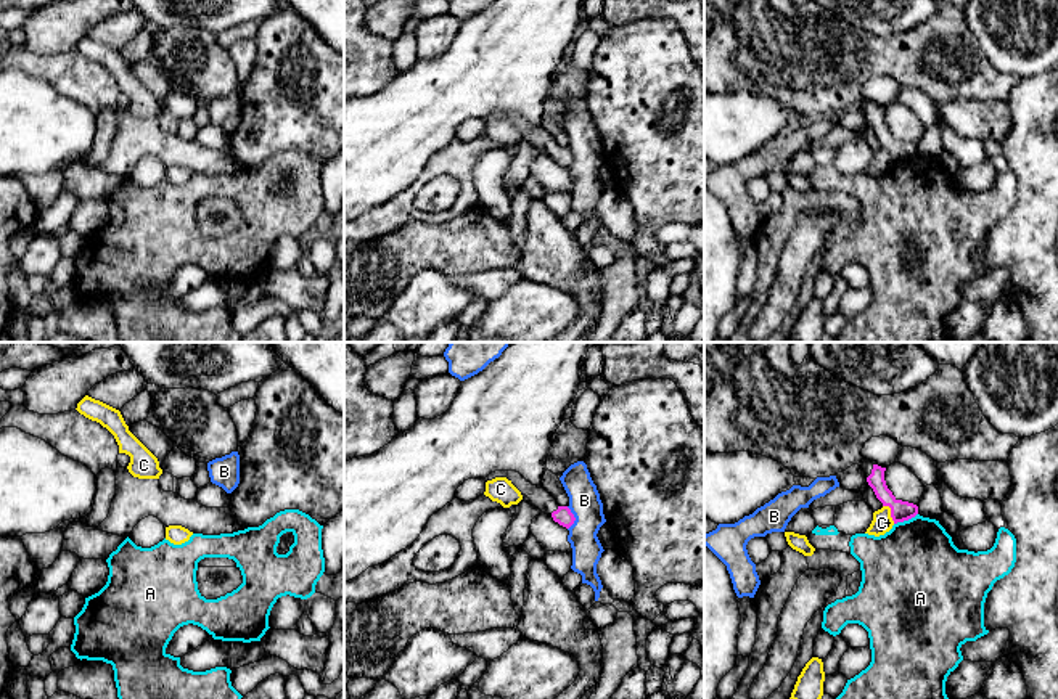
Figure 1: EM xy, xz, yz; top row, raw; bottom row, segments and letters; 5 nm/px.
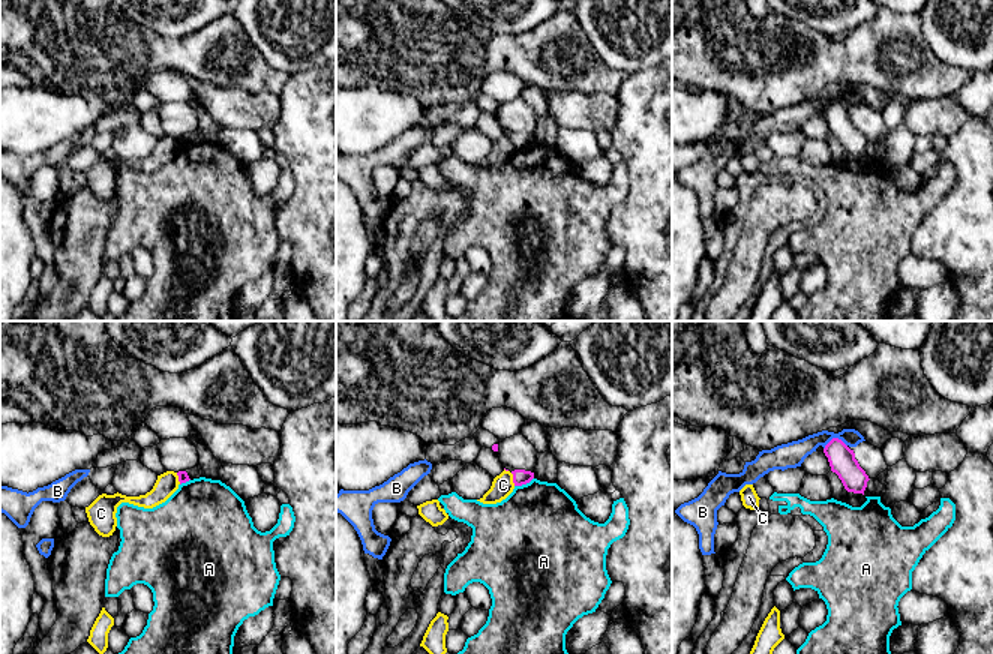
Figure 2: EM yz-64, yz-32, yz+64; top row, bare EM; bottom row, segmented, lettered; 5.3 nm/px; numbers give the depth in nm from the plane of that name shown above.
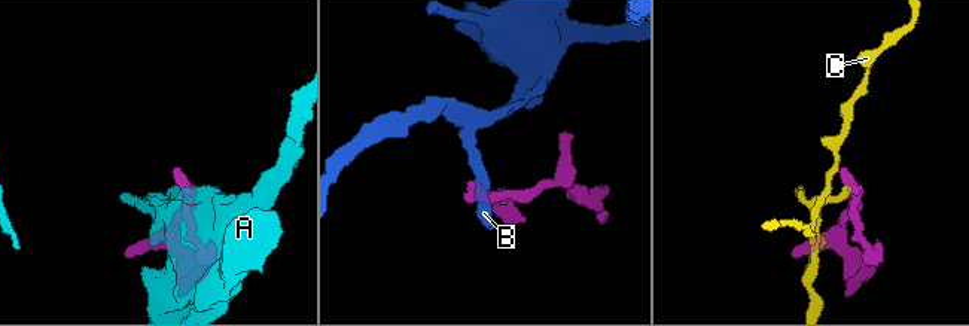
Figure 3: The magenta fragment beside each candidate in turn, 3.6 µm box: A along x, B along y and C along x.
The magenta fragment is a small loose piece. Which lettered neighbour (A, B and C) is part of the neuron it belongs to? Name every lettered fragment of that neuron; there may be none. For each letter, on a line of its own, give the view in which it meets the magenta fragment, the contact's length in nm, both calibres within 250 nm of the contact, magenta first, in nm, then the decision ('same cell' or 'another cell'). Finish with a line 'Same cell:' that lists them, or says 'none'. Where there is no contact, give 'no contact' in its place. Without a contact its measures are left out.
A: contact in yz; length 130 nm; calibres 100 and 460 nm; another cell
B: contact in xz; length 120 nm; calibres 90 and 160 nm; another cell
C: contact in yz; length 110 nm; calibres 100 and 100 nm; another cell
Same cell: none

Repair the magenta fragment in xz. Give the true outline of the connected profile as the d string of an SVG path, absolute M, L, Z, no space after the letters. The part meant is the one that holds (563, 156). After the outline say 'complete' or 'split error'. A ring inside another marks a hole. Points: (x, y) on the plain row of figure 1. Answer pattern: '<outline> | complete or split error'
M495 111L484 121L487 122L495 117L506 117L521 132L521 135L526 135L531 140L532 146L552 156L560 166L569 169L574 164L576 157L571 149L568 146L560 146L542 125L532 125L516 111Z | split error

